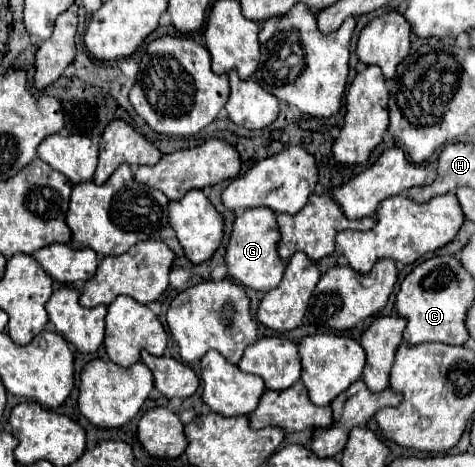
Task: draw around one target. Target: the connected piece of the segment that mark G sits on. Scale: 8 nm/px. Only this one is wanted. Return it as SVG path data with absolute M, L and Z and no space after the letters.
M262 206L262 208L248 208L238 212L234 230L230 236L230 244L226 250L226 264L230 278L246 288L268 292L276 288L284 276L284 260L278 254L278 242L280 242L280 230L276 222L276 212Z

